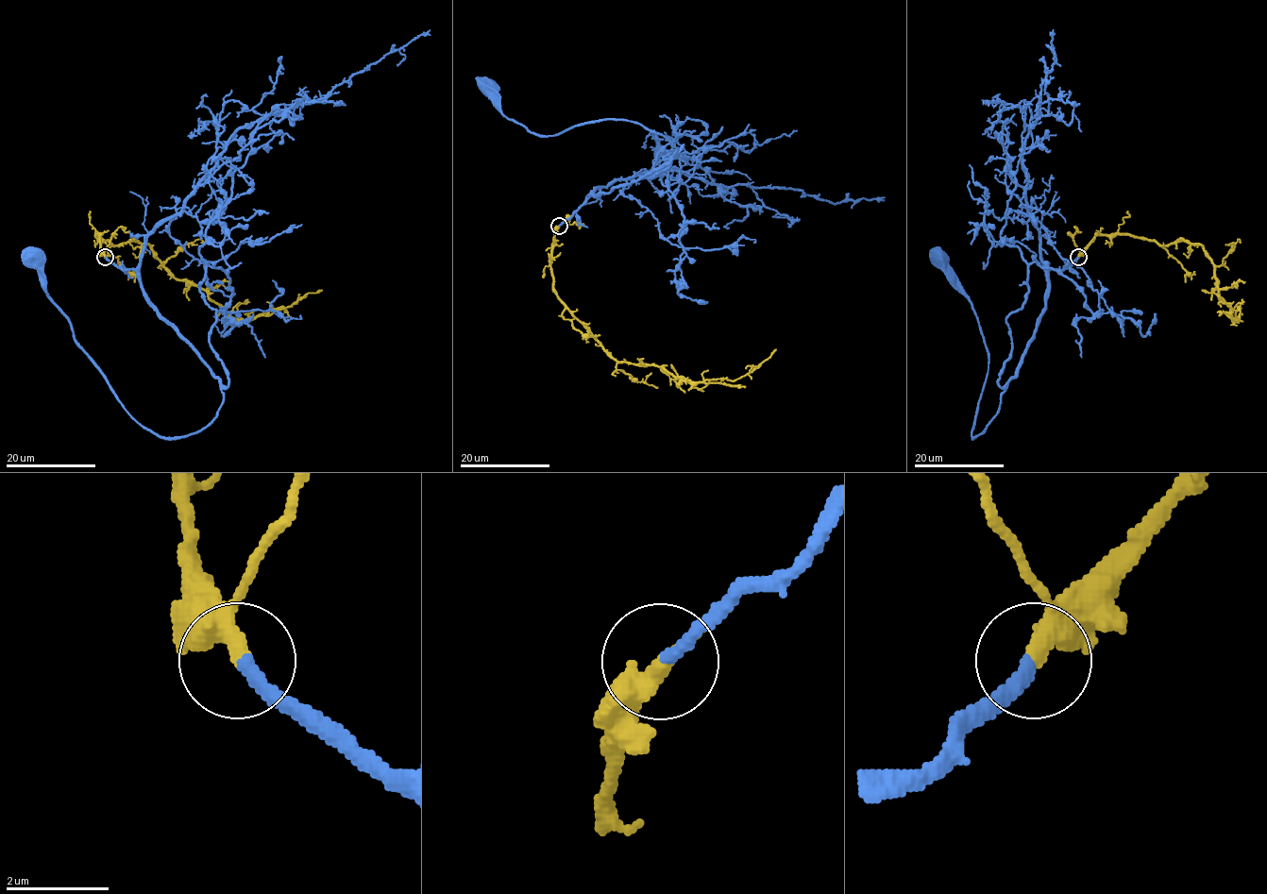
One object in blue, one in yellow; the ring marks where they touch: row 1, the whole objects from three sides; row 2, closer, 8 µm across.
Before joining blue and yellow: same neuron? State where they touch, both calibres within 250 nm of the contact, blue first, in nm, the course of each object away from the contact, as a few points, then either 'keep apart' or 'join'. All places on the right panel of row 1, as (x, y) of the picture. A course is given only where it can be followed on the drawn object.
(1078, 257) | 280/300 nm | blue via (1078, 256), (1049, 271), (1034, 337), (996, 415), (975, 437), (988, 354), (971, 301), (942, 256) | yellow via (1078, 256), (1097, 235), (1199, 244), (1234, 319), (1224, 301), (1202, 290) | join

